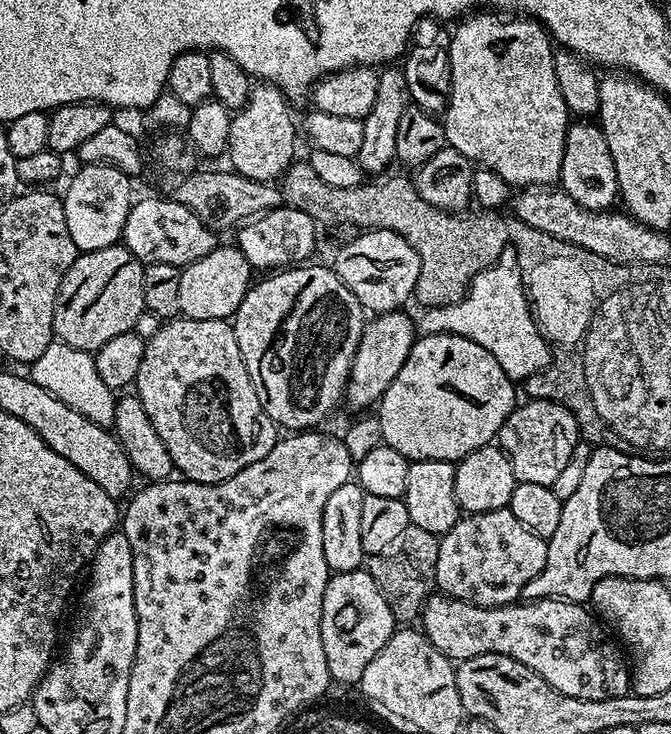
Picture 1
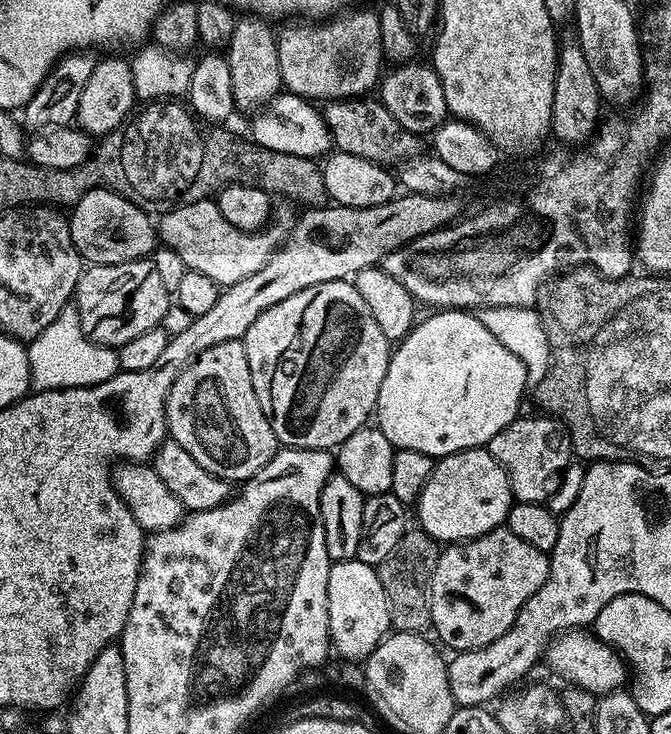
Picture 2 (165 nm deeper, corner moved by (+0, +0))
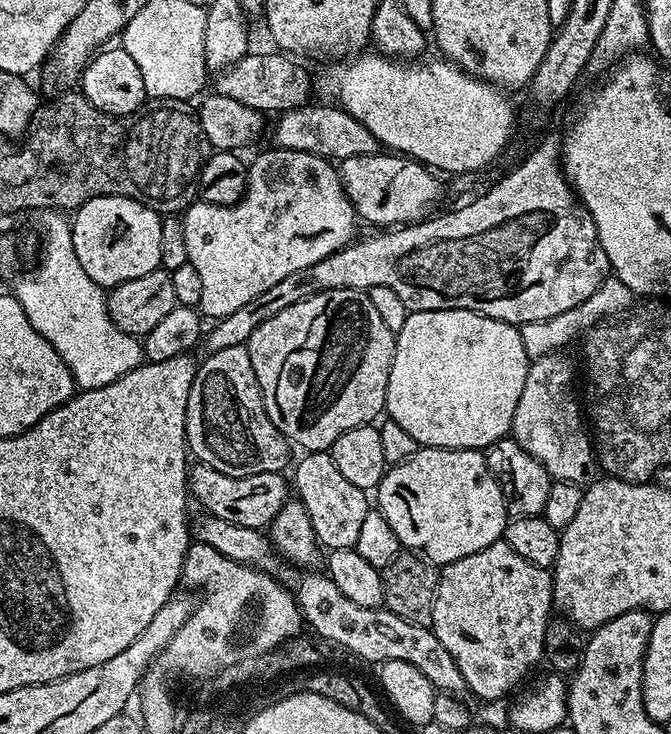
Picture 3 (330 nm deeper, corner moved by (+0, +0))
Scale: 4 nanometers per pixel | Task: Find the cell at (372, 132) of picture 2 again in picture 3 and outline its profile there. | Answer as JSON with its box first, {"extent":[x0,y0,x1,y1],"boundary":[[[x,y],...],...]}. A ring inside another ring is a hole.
{"extent":[215,51,312,114],"boundary":[[[249,51],[247,56],[234,62],[234,66],[225,68],[215,77],[215,91],[226,98],[234,98],[234,102],[242,102],[265,114],[279,114],[304,107],[309,103],[311,96],[308,95],[312,92],[312,80],[308,77],[307,70],[302,65],[295,64],[291,55],[271,51]]]}

